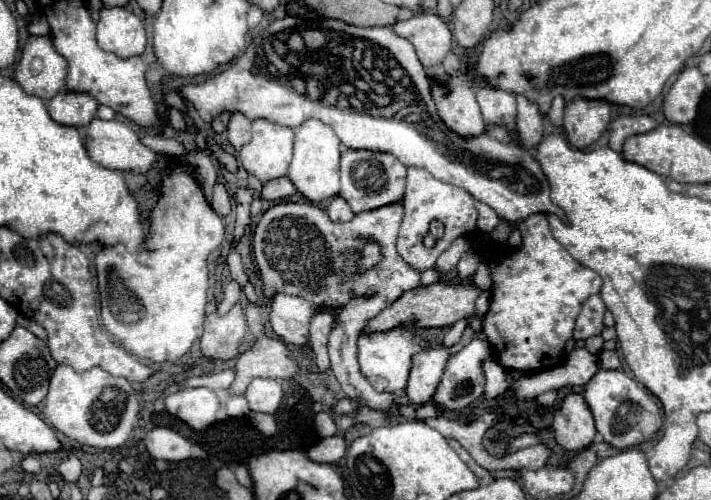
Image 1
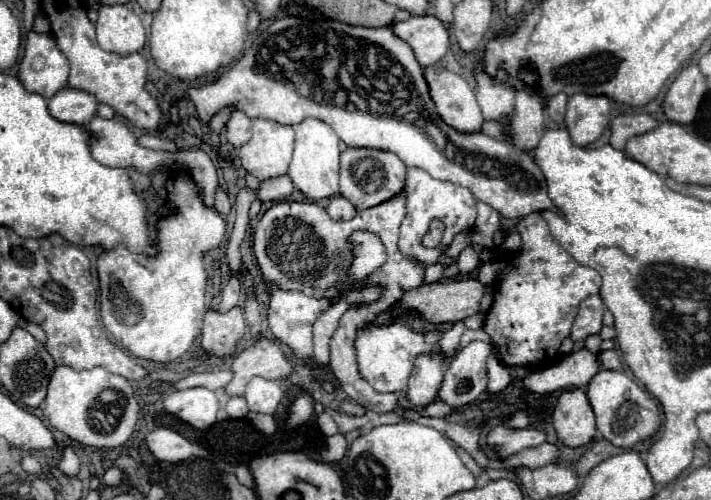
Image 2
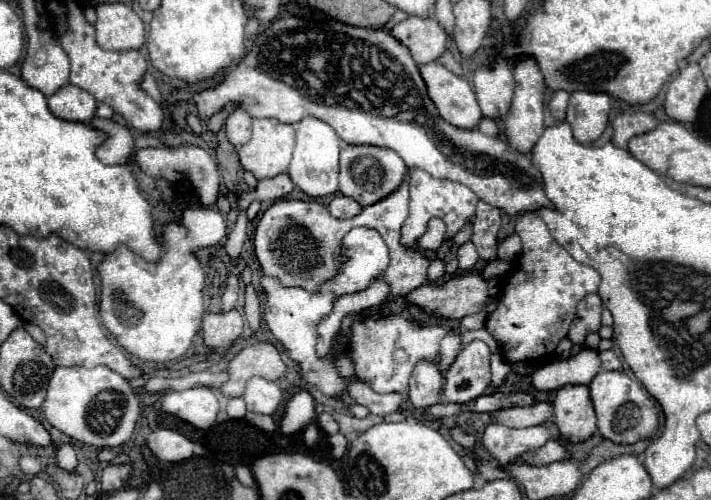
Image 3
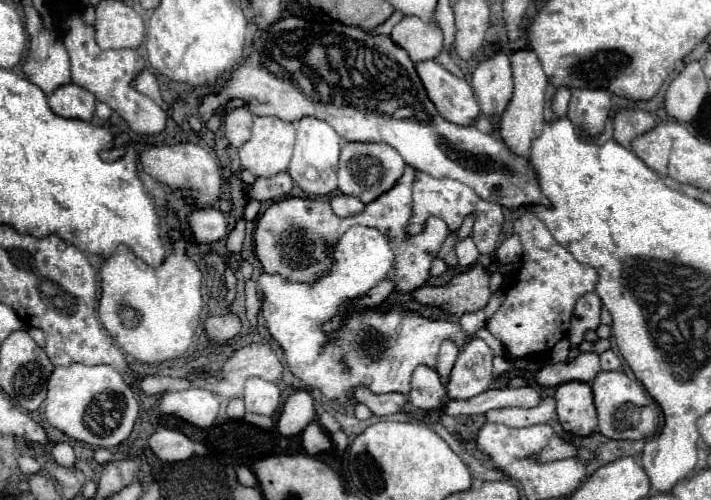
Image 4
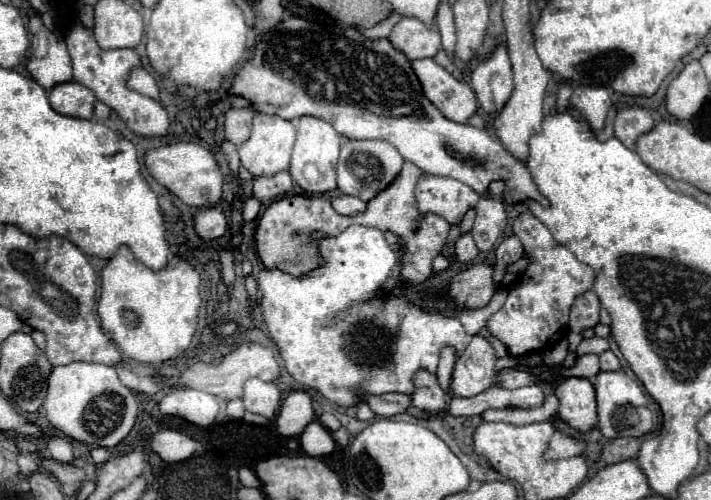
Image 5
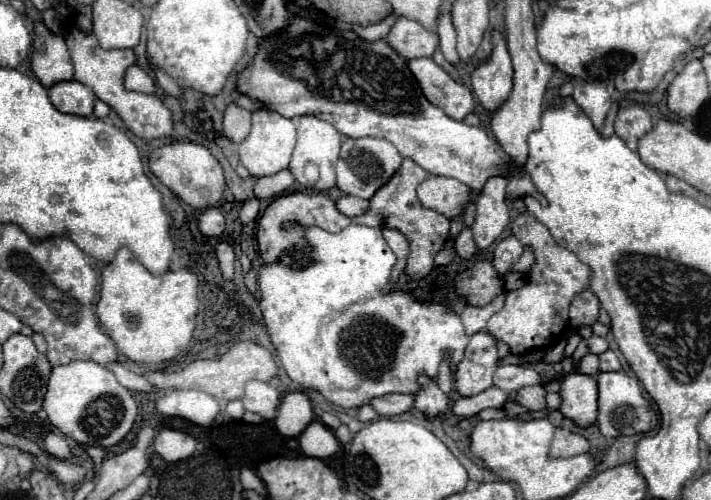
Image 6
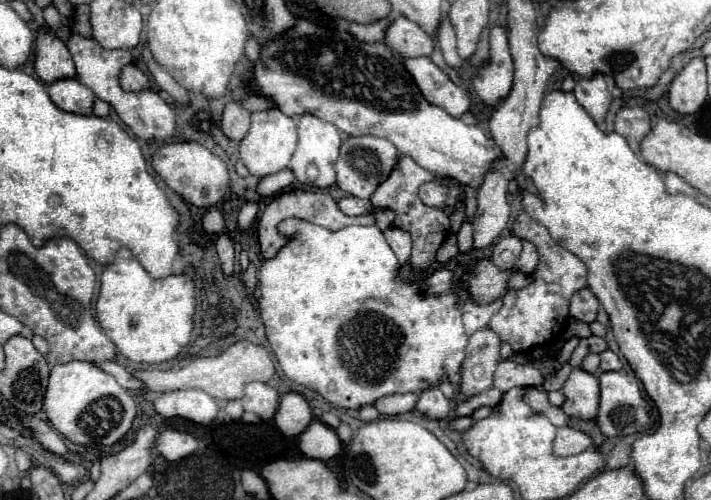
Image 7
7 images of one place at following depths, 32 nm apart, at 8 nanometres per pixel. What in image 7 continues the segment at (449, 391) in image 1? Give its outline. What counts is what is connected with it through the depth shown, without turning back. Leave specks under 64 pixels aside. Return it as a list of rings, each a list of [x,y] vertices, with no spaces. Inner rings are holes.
[[[482,328],[480,332],[472,334],[466,346],[464,364],[460,368],[460,392],[470,398],[488,390],[492,386],[492,376],[498,362],[500,338],[488,328]]]

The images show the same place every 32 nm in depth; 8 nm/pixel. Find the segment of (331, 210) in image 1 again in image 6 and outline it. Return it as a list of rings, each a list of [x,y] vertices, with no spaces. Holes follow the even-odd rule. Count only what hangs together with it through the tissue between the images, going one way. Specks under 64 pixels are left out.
[[[342,196],[334,204],[336,204],[336,210],[342,212],[344,216],[358,216],[368,210],[368,200],[360,200],[356,196]]]

